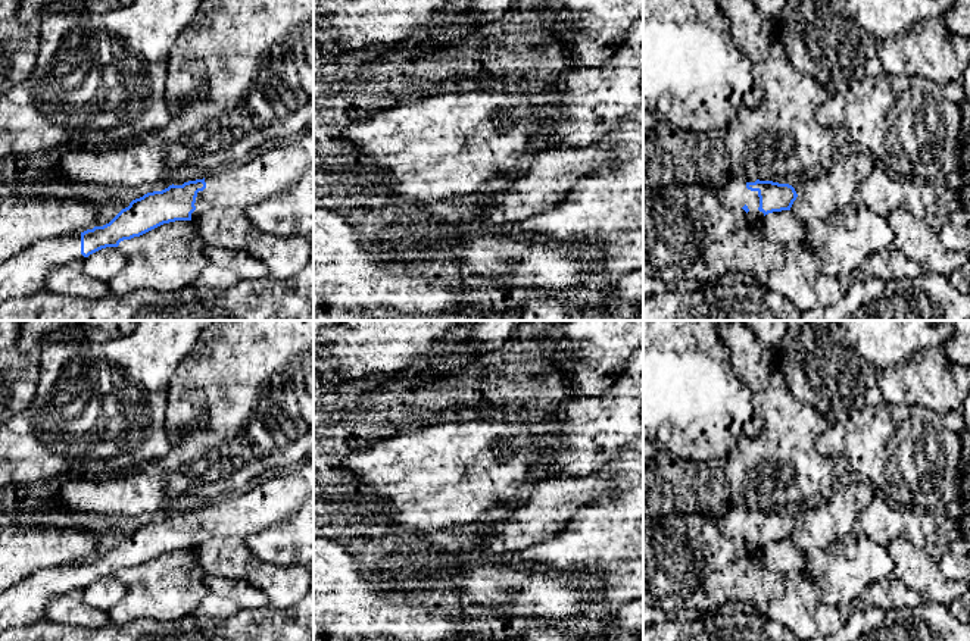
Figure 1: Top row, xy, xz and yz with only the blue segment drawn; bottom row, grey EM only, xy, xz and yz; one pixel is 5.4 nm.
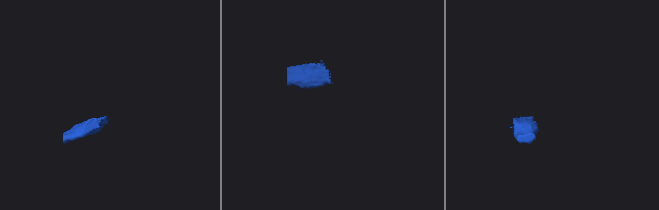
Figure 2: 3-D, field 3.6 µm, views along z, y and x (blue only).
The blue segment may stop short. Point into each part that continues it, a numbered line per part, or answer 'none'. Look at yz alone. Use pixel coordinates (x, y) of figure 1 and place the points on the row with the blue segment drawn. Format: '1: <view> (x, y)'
1: yz (735, 194)

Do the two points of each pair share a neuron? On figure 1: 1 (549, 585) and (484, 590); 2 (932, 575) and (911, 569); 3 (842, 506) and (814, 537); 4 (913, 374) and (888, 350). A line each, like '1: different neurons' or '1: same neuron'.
1: same neuron
2: same neuron
3: same neuron
4: different neurons

